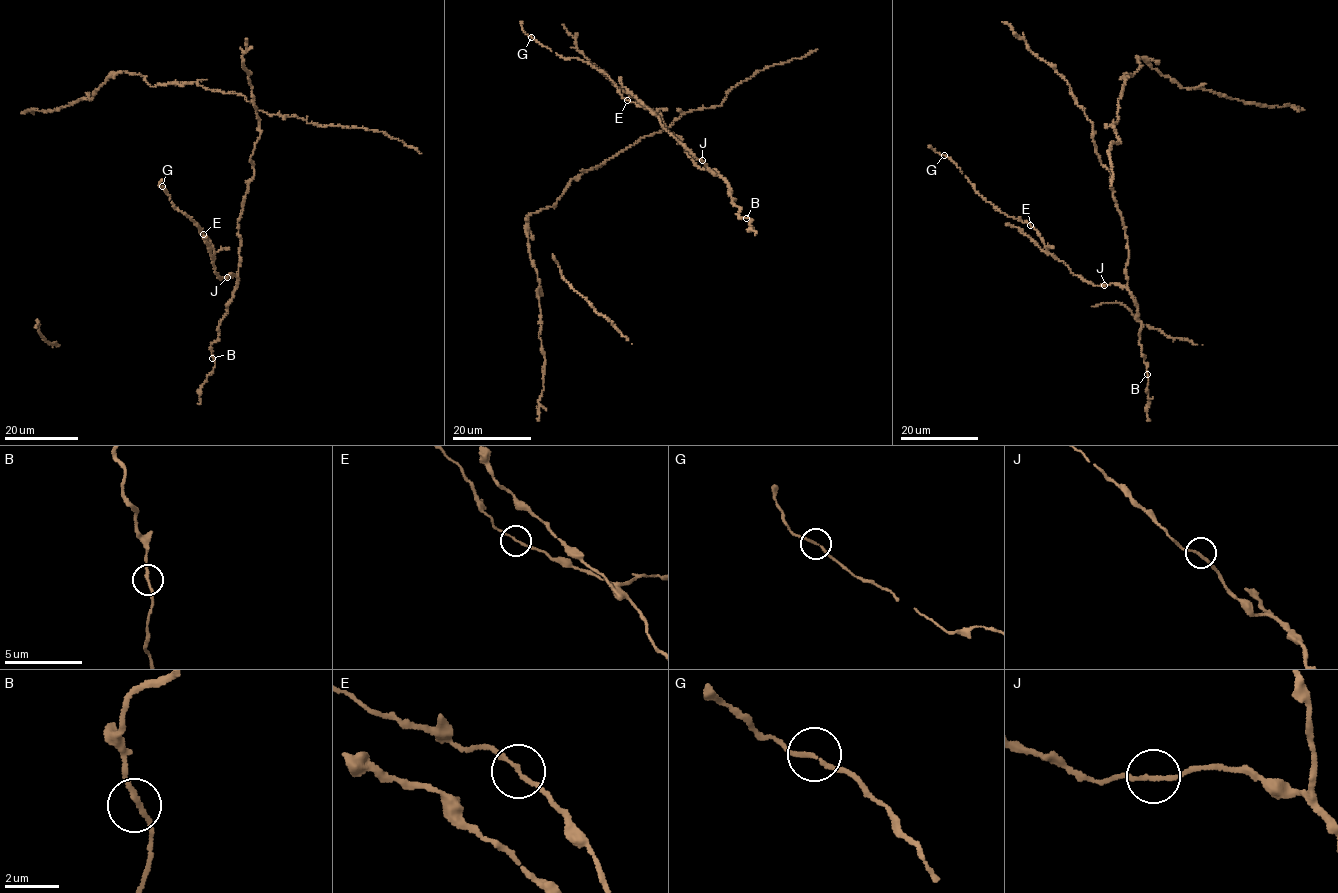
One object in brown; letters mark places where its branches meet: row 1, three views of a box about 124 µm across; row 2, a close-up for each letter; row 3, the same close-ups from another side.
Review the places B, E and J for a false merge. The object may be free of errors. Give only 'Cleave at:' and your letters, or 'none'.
Cleave at: none

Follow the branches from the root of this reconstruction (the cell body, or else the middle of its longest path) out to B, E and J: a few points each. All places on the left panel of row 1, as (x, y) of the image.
B: (246, 191), (238, 220), (237, 287), (220, 322), (218, 338), (211, 345), (212, 358)
E: (246, 191), (238, 220), (240, 266), (236, 275), (230, 274), (221, 279), (215, 273), (212, 246), (202, 234)
J: (246, 191), (238, 220), (240, 266), (236, 275), (227, 277)

